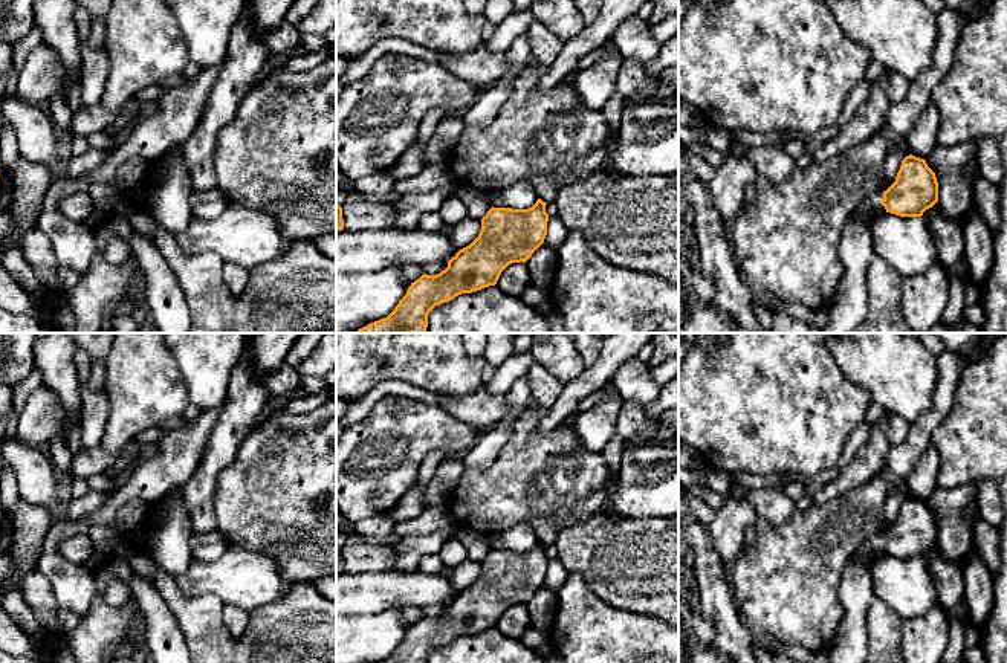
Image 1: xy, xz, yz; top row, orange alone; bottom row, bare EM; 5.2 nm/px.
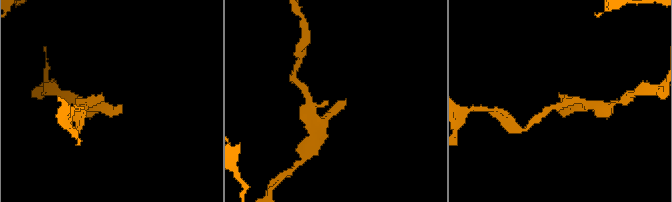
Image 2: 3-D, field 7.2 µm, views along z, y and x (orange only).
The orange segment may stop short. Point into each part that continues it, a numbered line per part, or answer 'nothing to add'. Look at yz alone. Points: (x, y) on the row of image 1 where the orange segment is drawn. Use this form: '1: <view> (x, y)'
1: yz (874, 197)

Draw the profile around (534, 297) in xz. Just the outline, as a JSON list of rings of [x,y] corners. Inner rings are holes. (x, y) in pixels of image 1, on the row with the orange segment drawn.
[[[529,283],[520,299],[533,309],[539,309],[546,301],[549,301],[549,293]]]

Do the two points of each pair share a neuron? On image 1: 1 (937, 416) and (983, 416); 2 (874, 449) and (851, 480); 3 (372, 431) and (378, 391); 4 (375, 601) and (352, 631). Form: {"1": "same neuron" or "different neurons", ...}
{"1": "different neurons", "2": "same neuron", "3": "different neurons", "4": "different neurons"}

